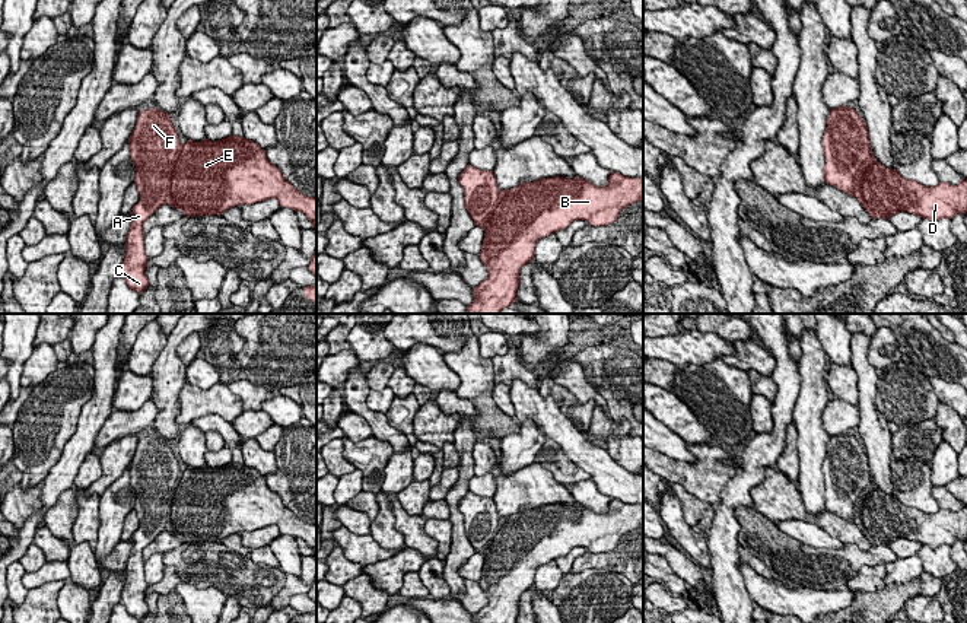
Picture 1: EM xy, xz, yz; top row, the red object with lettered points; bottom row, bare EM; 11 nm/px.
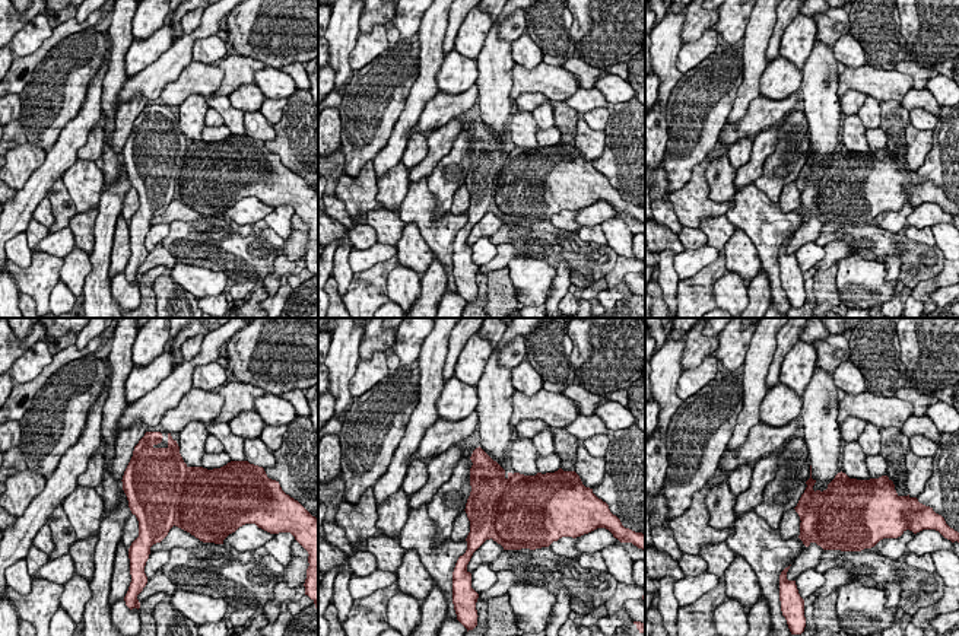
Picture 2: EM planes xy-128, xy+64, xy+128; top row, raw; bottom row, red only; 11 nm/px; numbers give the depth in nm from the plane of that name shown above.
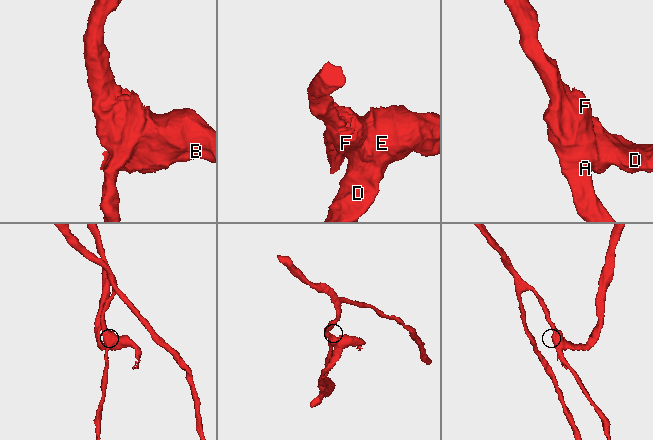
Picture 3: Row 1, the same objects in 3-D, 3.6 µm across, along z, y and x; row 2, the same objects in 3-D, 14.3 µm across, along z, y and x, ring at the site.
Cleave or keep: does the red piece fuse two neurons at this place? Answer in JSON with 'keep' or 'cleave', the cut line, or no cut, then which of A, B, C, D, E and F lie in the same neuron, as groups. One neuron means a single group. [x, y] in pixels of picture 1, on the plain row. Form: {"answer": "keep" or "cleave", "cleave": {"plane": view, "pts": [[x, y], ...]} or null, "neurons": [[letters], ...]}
{"answer": "cleave", "cleave": {"plane": "xy", "pts": [[181, 470], [181, 477], [171, 502], [171, 521], [167, 530]]}, "neurons": [["A", "C", "F"], ["B", "D", "E"]]}

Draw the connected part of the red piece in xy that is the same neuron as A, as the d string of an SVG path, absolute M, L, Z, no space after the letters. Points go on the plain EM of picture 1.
M147 435L139 439L128 473L140 527L131 538L133 549L125 565L121 603L130 616L141 620L149 613L144 601L149 585L144 579L143 550L160 533L168 531L171 502L179 484L181 470L171 442L159 435Z

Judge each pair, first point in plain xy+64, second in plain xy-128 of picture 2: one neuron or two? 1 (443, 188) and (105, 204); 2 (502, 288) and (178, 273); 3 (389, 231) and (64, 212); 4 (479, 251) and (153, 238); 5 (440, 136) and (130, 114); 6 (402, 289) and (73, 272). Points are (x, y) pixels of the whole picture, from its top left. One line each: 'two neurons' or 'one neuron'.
1: one neuron
2: two neurons
3: two neurons
4: one neuron
5: one neuron
6: one neuron

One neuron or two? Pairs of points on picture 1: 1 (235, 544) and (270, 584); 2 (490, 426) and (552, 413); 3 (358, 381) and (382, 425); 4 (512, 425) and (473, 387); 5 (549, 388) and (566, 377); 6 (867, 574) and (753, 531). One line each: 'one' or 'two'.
1: two
2: two
3: one
4: one
5: two
6: two

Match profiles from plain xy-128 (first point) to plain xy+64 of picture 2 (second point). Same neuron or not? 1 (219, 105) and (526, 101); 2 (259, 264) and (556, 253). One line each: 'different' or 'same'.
1: same
2: same

